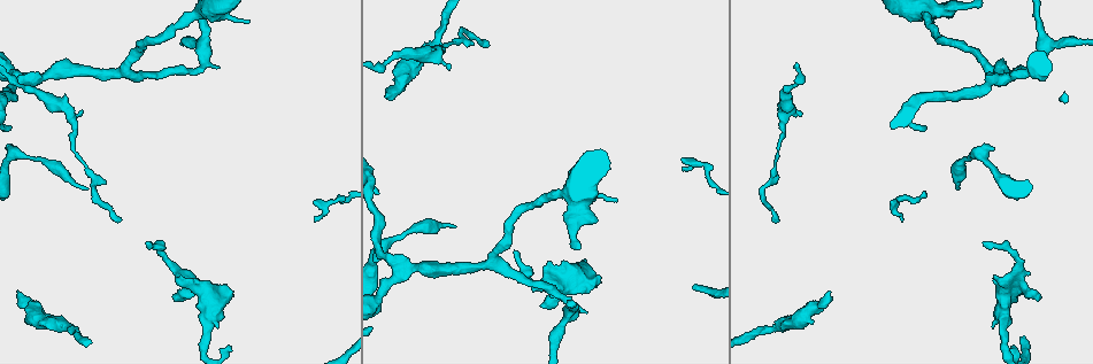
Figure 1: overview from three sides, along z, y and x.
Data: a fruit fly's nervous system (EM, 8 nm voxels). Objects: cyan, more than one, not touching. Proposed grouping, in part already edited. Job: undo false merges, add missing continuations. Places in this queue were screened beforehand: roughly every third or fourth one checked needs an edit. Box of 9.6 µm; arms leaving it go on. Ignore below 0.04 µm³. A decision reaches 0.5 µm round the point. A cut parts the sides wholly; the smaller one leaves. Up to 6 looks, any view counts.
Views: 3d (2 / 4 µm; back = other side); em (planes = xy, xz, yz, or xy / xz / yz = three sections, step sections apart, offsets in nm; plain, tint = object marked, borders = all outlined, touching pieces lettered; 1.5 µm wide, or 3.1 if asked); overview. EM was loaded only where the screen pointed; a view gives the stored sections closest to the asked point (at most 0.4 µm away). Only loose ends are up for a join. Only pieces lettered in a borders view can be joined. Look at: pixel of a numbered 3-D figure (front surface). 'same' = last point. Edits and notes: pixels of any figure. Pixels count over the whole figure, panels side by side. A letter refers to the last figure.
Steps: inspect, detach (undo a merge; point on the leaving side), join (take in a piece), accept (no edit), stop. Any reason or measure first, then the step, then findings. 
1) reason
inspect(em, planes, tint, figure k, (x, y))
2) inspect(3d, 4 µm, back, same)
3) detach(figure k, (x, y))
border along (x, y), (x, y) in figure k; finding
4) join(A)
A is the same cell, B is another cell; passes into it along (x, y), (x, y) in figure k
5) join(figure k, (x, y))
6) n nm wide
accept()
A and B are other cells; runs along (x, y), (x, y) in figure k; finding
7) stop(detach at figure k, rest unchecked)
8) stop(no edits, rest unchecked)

branch point
inspect(em, planes, borders, figure 1, (570, 313))

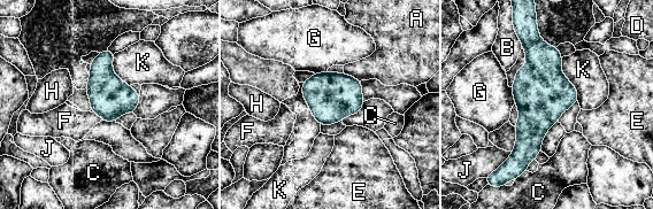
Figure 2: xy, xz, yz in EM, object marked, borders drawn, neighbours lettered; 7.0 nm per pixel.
accept()
A, B, C, D, E, F, G, H, J and K are other cells; continuous, no second cell

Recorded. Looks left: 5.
branch stops here
inspect(em, xy, step 4, borders, figure 1, (1040, 299))

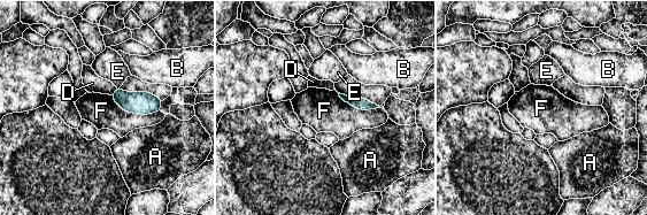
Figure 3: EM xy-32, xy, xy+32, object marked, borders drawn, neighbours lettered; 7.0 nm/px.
another direction
inspect(em, planes, borders, same)

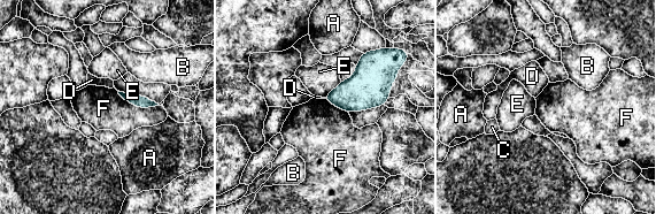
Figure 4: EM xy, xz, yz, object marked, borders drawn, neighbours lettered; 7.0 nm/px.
accept()
A, B, C, D, E and F are other cells; none of them fits

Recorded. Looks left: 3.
branch stops here
inspect(3d, 2 µm, figure 1, (79, 113))

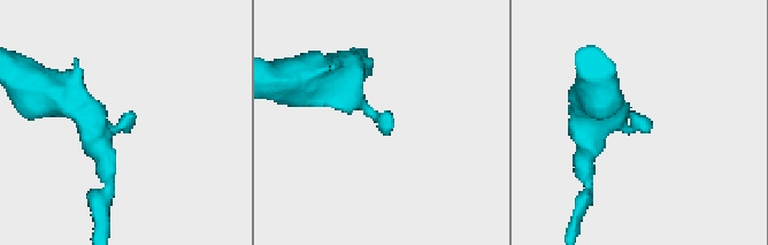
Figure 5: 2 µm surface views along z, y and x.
shape alone is not enough
inspect(em, planes, borders, figure 5, (386, 132))

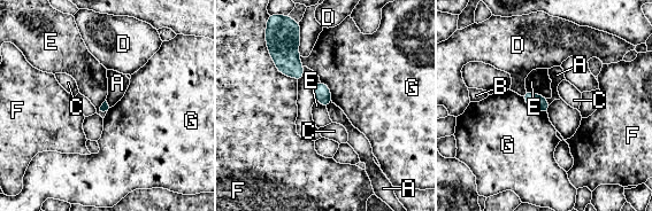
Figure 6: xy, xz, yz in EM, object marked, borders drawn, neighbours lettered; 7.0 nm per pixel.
accept()
A, B, C, D, E, F and G are other cells; border along (331, 101), (327, 107) in figure 6; none of them fits

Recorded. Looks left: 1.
stop(no edits, rest unchecked)

